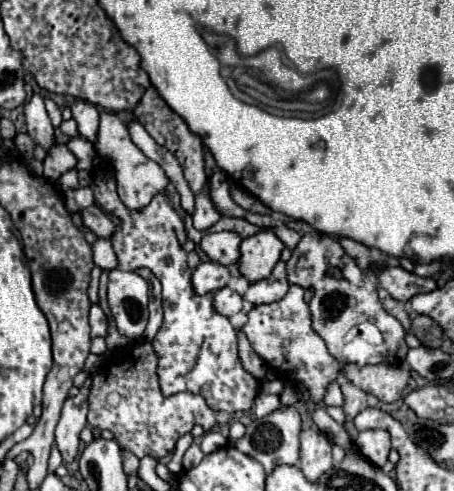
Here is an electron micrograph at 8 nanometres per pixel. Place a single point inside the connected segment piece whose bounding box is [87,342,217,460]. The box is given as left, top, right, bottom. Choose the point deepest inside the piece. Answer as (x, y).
(125, 398)

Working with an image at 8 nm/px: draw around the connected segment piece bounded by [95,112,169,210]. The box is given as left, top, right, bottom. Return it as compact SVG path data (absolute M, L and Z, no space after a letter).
M101 112L101 124L99 124L99 132L97 132L97 140L95 140L95 148L97 152L111 160L113 168L115 168L115 174L117 174L117 192L119 192L119 198L121 202L129 208L129 210L143 210L151 198L159 192L165 190L165 186L169 184L169 178L165 176L163 168L149 160L129 138L129 132L127 132L127 126L121 122L121 118L113 112Z

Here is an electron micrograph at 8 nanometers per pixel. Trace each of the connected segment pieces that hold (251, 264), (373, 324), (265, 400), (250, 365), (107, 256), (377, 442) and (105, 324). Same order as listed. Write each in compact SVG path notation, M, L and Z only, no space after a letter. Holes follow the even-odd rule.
M273 230L257 232L241 242L241 260L237 266L249 282L259 282L271 274L283 248L285 244L273 234Z
M319 232L303 234L301 242L293 250L287 262L289 284L299 284L303 288L313 286L315 296L309 302L313 314L313 330L325 340L329 354L341 364L403 364L409 346L405 344L405 330L385 312L373 276L361 270L351 256L345 254L335 238L323 236ZM331 268L341 270L341 278L329 274Z
M259 394L255 400L255 416L263 418L267 414L271 414L273 410L277 410L281 406L279 396L271 396L271 394Z
M239 332L239 358L241 358L245 370L249 374L253 374L253 378L257 378L259 382L265 380L267 368L261 362L261 358L253 352L253 348L251 348L251 344L249 344L249 340L247 340L247 336L243 332Z
M97 238L91 248L93 248L95 266L99 266L101 270L115 270L117 268L119 262L117 262L117 256L115 256L115 250L113 250L109 238Z
M363 430L355 440L359 452L375 466L383 466L391 452L391 436L387 430Z
M91 304L89 310L89 324L91 324L91 338L105 338L107 336L107 328L109 328L109 318L107 314L101 310L99 304Z

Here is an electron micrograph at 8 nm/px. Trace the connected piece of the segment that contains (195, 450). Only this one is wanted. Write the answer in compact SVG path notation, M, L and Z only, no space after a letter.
M193 442L193 444L189 446L189 450L185 452L185 456L183 456L183 468L185 468L185 470L189 470L189 468L197 466L203 458L205 458L205 454L201 452L199 444L197 444L197 442Z

